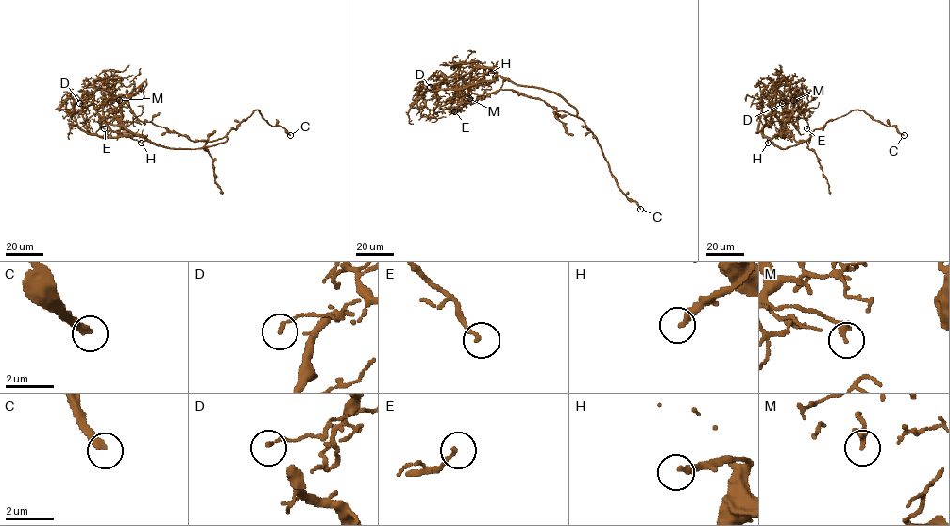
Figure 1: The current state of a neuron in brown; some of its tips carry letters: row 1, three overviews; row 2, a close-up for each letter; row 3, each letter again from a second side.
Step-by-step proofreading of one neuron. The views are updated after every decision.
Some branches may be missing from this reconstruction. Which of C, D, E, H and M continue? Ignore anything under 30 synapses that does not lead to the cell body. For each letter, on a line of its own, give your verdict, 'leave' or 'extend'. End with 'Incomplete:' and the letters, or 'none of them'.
C: extend
D: leave
E: leave
H: extend
M: leave
Incomplete: C, H

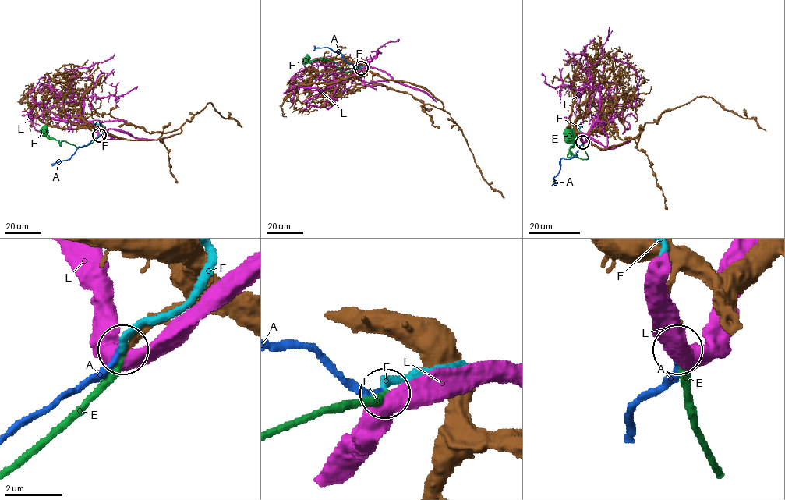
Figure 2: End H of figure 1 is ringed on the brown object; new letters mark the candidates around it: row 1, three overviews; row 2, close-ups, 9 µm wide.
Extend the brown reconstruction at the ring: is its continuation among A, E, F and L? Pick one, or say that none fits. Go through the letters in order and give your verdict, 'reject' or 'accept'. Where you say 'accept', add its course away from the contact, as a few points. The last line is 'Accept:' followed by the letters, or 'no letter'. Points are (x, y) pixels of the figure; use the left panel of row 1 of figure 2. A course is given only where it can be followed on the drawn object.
A: reject
E: accept; it runs (100, 135), (90, 143), (76, 147), (46, 136), (44, 130)
F: reject
L: reject
Accept: E

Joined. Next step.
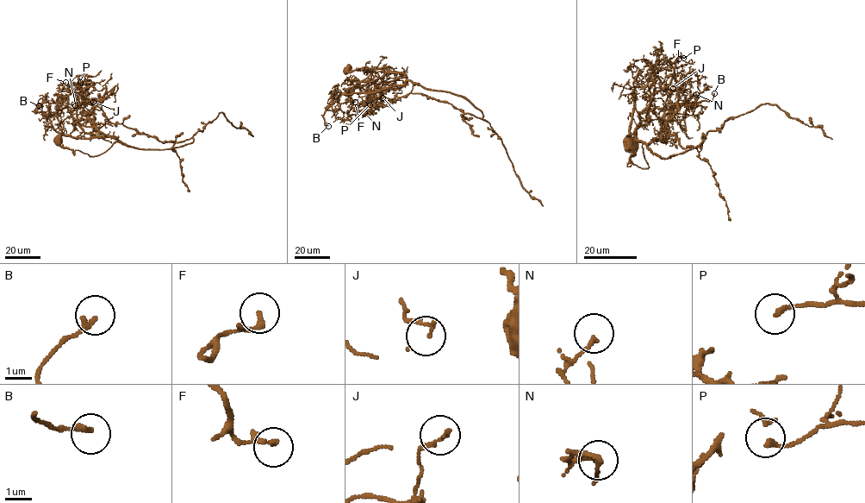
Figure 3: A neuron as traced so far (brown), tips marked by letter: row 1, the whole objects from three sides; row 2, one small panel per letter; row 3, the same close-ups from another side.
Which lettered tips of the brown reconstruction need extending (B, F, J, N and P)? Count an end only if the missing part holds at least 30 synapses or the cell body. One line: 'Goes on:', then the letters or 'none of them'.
Goes on: none of them

